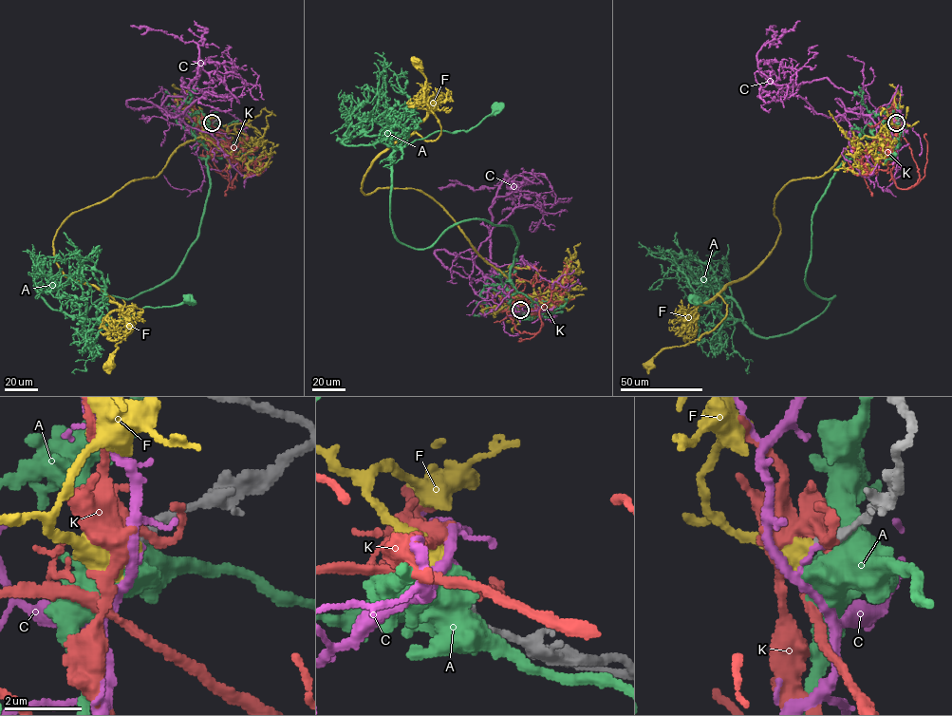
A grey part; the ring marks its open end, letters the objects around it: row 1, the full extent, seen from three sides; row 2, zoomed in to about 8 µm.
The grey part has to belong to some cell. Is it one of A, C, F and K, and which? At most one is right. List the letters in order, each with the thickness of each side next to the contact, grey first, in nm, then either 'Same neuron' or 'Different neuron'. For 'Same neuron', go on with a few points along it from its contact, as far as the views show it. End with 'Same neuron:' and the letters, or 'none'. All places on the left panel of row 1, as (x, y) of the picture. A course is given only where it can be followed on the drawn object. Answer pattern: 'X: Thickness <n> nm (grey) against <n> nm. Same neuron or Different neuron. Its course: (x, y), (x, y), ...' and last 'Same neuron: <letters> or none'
A: Thickness 280 nm (grey) against 440 nm. Different neuron
C: Thickness 220 nm (grey) against 90 nm. Different neuron
F: Thickness 200 nm (grey) against 340 nm. Same neuron. Its course: (213, 122), (158, 176), (72, 212), (58, 230), (53, 255), (63, 273), (103, 291), (133, 324), (108, 366)
K: Thickness 220 nm (grey) against 380 nm. Different neuron
Same neuron: F

